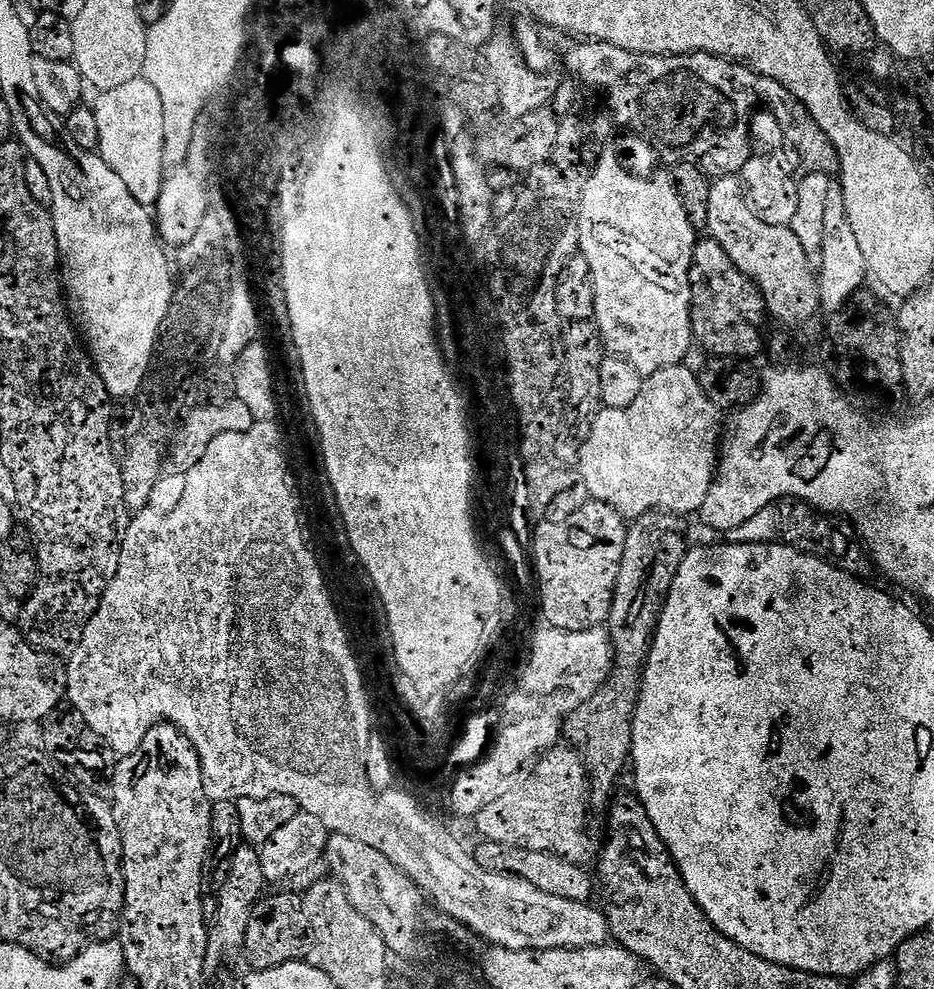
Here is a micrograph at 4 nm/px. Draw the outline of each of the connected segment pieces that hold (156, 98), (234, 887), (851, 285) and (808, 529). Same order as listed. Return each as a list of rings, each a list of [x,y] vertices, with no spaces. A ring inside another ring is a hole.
[[[137,78],[131,80],[130,82],[125,82],[123,86],[115,87],[114,90],[99,93],[98,99],[100,101],[94,104],[94,111],[98,120],[98,131],[100,137],[100,147],[98,149],[98,154],[106,162],[106,166],[111,166],[112,162],[122,162],[122,174],[124,172],[132,172],[132,160],[130,158],[142,158],[142,178],[138,178],[138,182],[142,180],[142,184],[148,184],[144,180],[154,180],[154,192],[160,192],[164,184],[158,184],[158,172],[166,172],[166,165],[164,163],[164,151],[166,150],[166,110],[162,110],[162,98],[158,94],[158,90],[154,90],[154,86],[150,84],[148,80],[143,78]],[[144,172],[154,172],[152,178],[146,178]]]
[[[240,844],[230,862],[228,876],[218,892],[218,902],[214,916],[210,918],[205,969],[212,972],[218,969],[232,947],[237,942],[247,941],[248,926],[254,909],[266,888],[266,878],[263,874],[259,849],[249,844]]]
[[[834,186],[830,190],[830,198],[826,198],[822,262],[818,266],[821,313],[831,314],[842,311],[848,301],[865,287],[864,279],[867,281],[869,276],[866,257],[862,254],[862,246],[854,235],[854,226],[850,226],[850,218],[846,216],[844,192],[839,186]]]
[[[795,496],[782,497],[774,504],[776,514],[776,531],[779,539],[797,548],[799,552],[805,552],[807,556],[813,556],[819,560],[825,560],[833,568],[840,568],[849,576],[868,578],[874,572],[874,565],[869,557],[863,540],[856,532],[855,526],[850,520],[841,518],[836,514],[819,511],[806,504]]]

